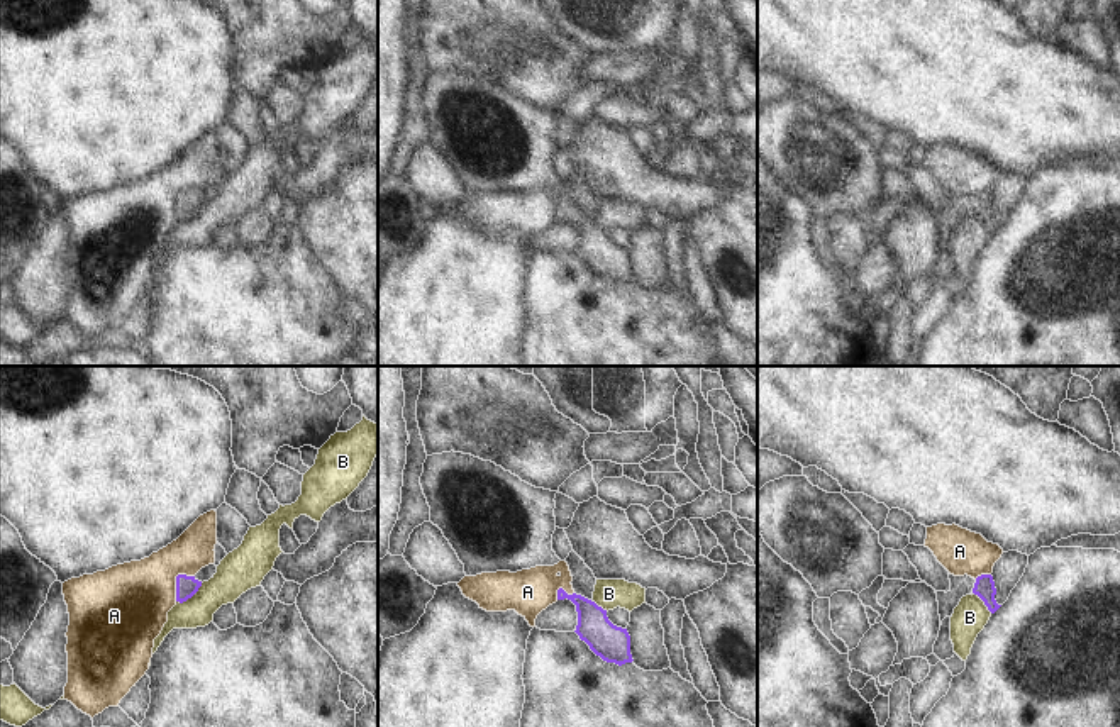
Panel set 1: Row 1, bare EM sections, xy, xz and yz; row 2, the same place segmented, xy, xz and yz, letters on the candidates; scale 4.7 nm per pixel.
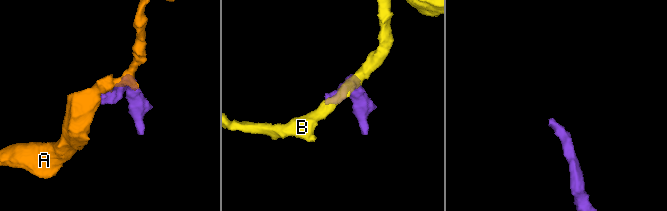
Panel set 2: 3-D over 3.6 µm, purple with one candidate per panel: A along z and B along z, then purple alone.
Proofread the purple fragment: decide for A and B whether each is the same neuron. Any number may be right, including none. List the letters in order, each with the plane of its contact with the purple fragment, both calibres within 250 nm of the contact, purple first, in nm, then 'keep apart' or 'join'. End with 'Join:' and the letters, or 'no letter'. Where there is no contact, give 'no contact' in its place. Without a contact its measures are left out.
A: contact in xy; calibres 100 and 380 nm; keep apart
B: contact in xy; calibres 100 and 190 nm; keep apart
Join: no letter

